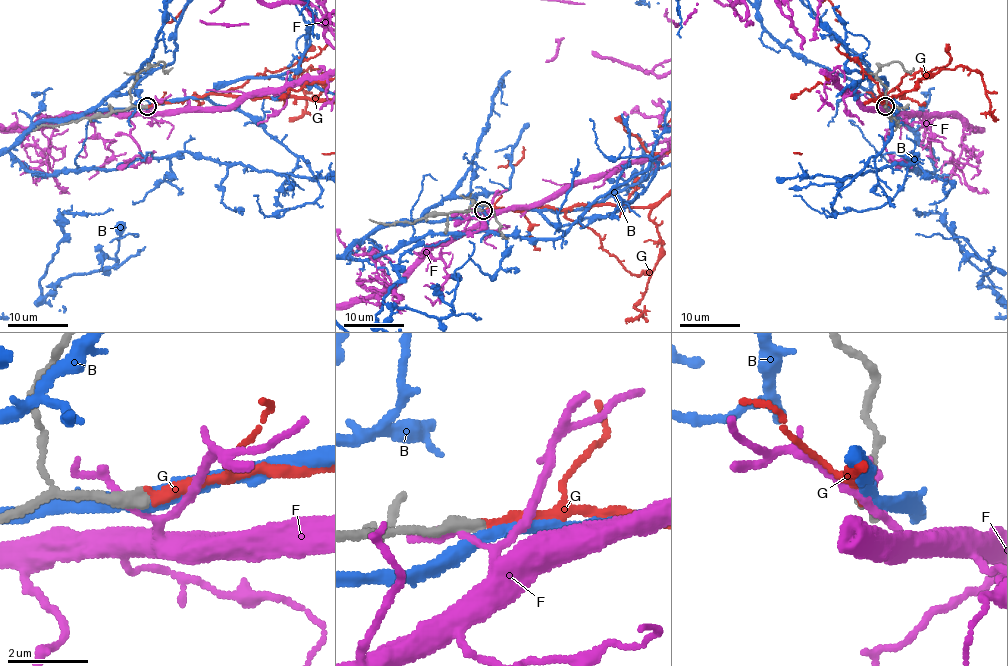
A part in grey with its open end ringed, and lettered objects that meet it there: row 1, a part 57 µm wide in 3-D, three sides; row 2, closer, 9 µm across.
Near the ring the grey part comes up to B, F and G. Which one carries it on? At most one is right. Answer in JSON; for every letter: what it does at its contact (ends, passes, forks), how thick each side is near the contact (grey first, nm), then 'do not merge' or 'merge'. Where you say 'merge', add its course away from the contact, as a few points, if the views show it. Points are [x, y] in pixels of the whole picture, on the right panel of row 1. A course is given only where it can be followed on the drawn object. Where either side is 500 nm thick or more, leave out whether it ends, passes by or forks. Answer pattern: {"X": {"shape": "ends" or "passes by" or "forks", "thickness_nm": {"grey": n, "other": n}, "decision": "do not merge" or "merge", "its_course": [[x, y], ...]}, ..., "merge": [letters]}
{"B": {"shape": "passes by", "thickness_nm": {"grey": 380, "other": 360}, "decision": "do not merge"}, "F": {"shape": "passes by", "thickness_nm": {"grey": 400, "other": 140}, "decision": "do not merge"}, "G": {"shape": "ends", "thickness_nm": {"grey": 360, "other": 300}, "decision": "merge"}, "merge": ["G"]}

